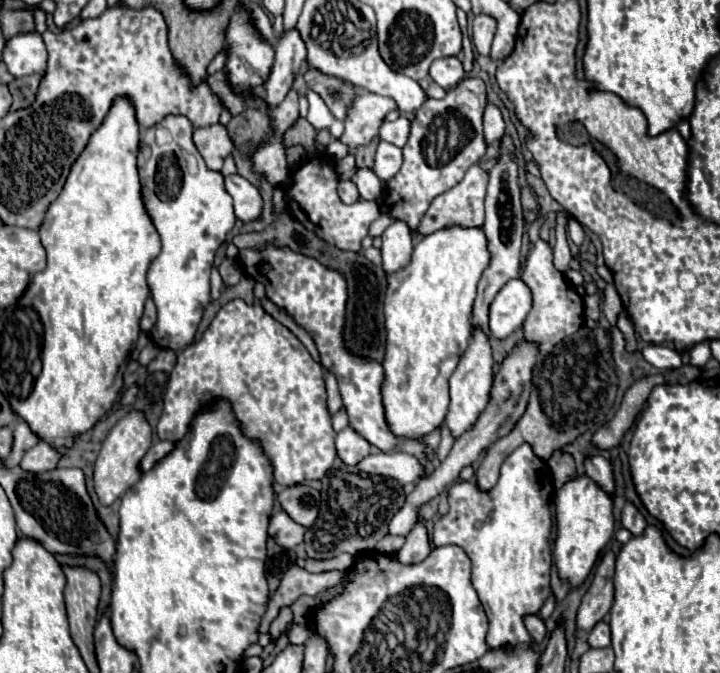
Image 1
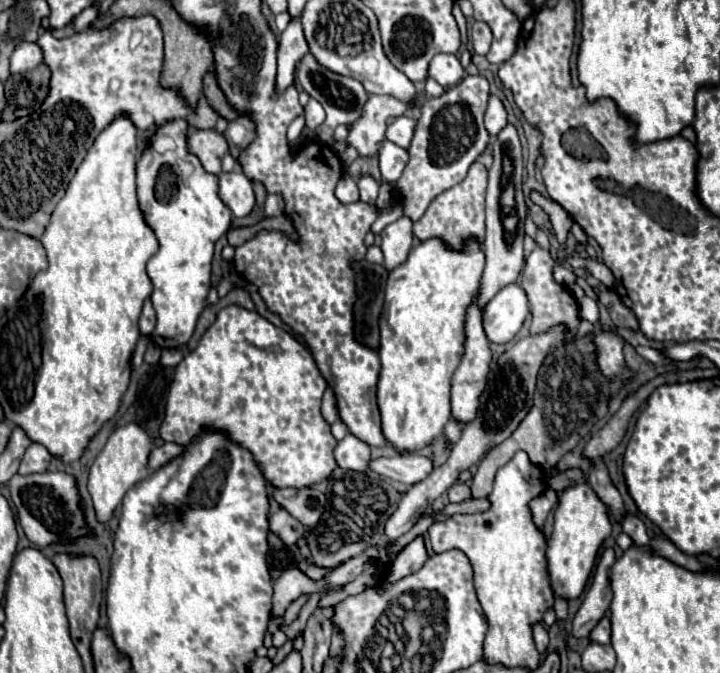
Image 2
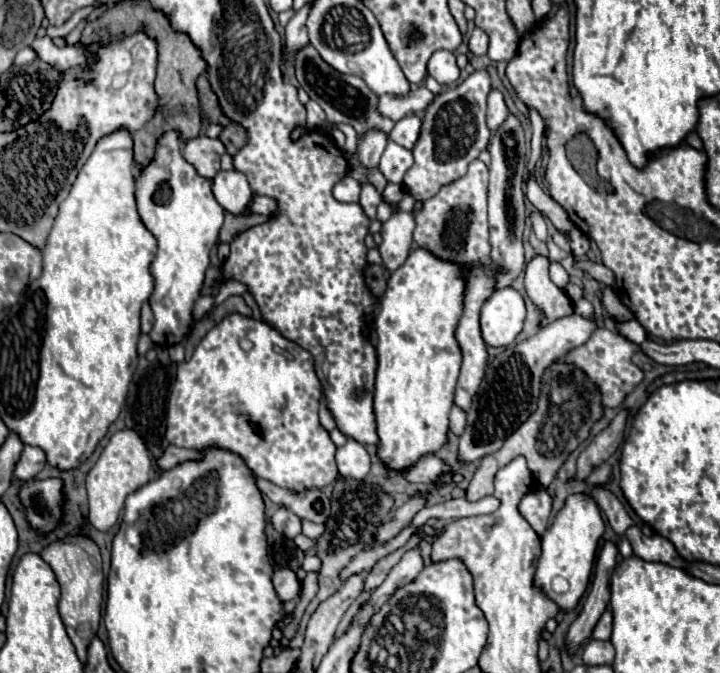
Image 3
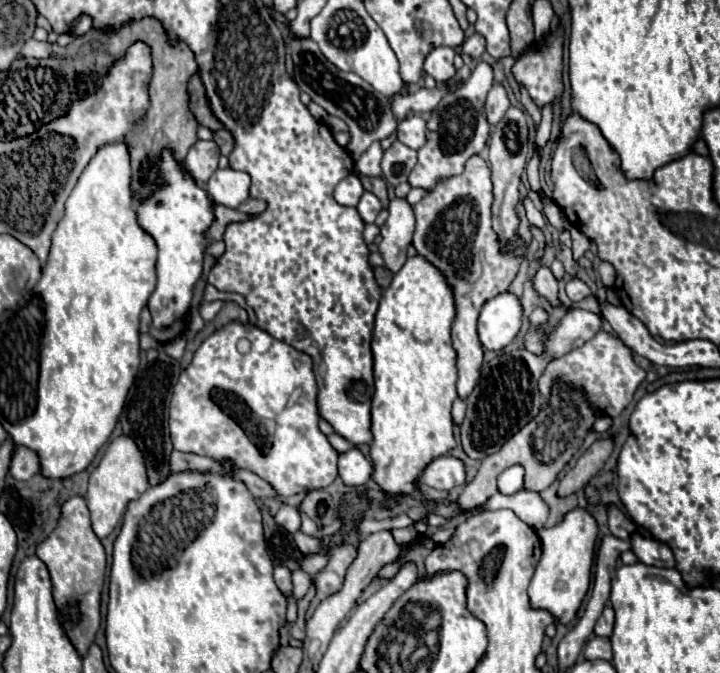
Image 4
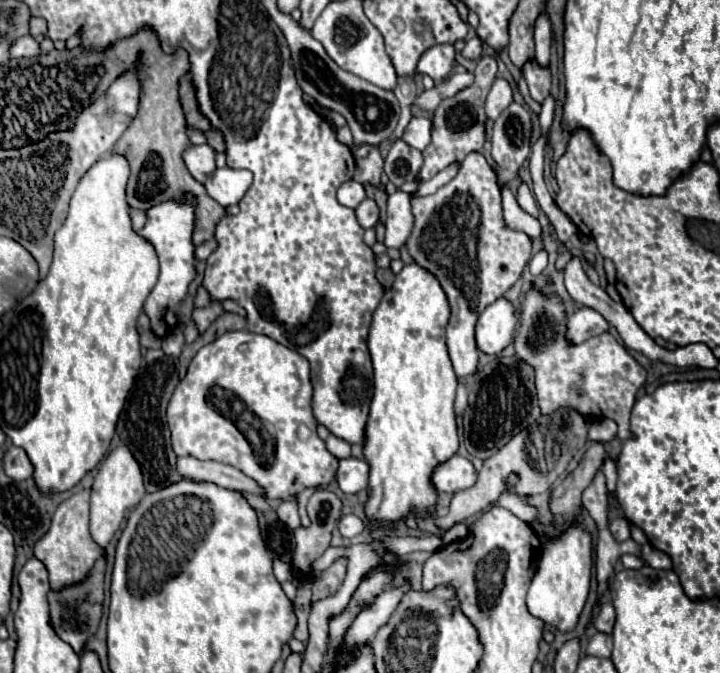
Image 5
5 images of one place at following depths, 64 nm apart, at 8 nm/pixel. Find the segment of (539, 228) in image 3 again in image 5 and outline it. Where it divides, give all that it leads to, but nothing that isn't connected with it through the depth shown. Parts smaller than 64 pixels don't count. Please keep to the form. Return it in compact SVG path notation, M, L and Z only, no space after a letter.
M520 182L520 186L518 186L518 204L522 210L526 210L528 214L538 218L538 208L536 208L538 204L534 200L534 194L530 192L530 188L524 182Z

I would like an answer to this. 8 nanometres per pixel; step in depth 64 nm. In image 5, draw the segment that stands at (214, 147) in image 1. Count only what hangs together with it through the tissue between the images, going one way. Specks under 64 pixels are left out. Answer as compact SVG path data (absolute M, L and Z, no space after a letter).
M208 144L202 146L190 146L184 152L184 164L188 168L188 172L192 174L194 180L198 180L200 184L204 184L204 180L216 170L214 164L214 150Z

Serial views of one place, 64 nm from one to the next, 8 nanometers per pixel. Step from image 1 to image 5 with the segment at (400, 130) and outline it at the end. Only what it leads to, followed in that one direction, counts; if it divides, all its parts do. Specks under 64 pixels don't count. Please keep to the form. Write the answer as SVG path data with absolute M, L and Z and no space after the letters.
M414 116L410 120L410 124L406 126L406 130L402 134L402 140L406 144L410 144L412 148L424 150L430 144L430 132L432 132L432 122L424 116Z

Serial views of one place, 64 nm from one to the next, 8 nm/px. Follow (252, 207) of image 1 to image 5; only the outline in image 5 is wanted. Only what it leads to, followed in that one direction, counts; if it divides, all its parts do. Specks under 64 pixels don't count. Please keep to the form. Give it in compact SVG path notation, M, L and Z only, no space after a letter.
M216 168L212 176L204 182L204 188L212 200L220 206L238 204L246 190L252 184L252 172L248 170L232 170L232 168Z

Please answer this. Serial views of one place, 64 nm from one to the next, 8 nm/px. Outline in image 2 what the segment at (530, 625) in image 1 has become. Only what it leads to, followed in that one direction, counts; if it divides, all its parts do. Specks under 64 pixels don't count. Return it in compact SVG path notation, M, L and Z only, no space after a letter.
M534 624L532 628L534 632L534 642L536 642L536 648L540 654L546 654L546 646L548 646L548 632L544 630L542 624Z

